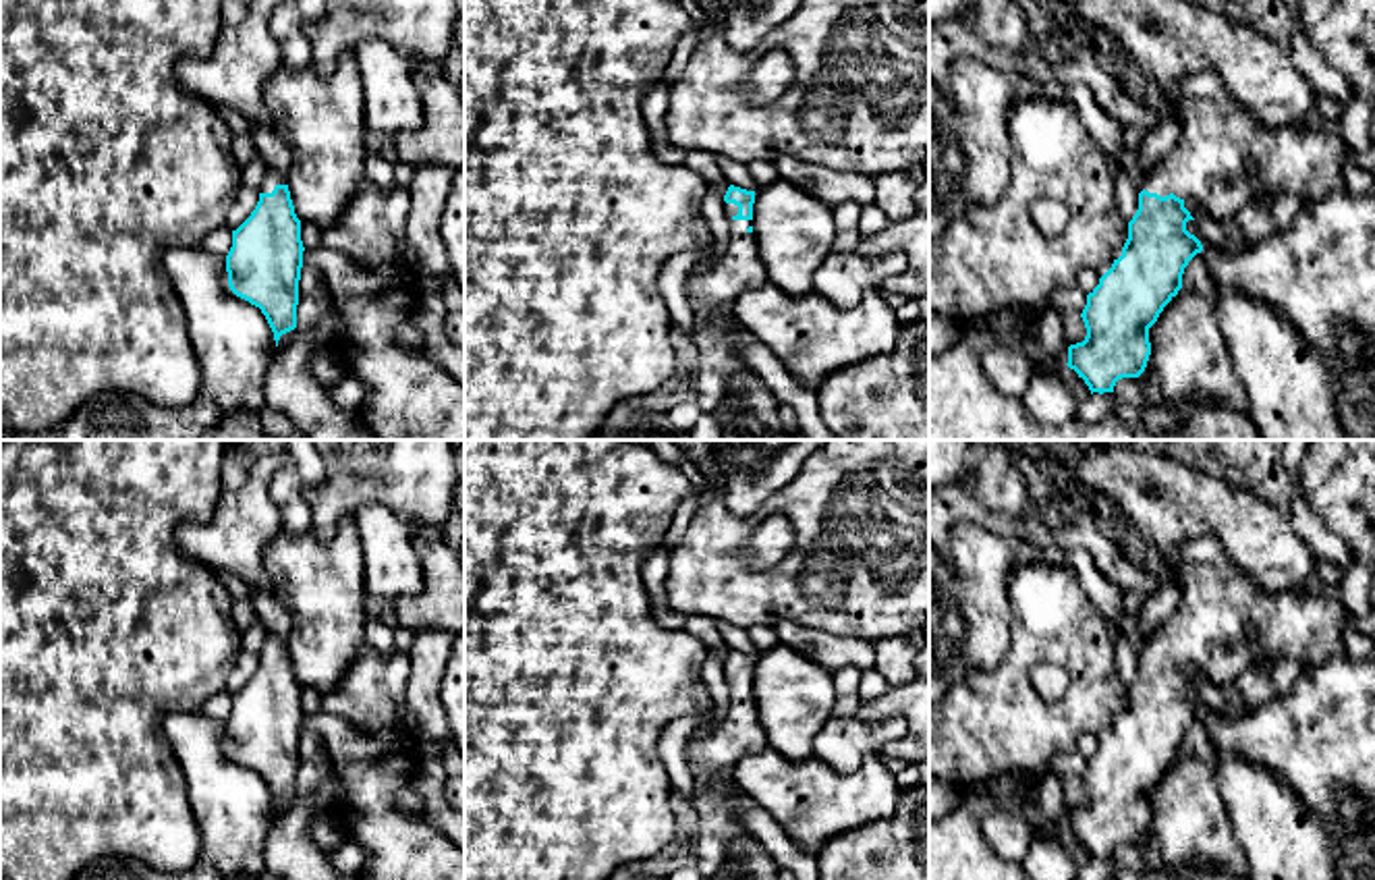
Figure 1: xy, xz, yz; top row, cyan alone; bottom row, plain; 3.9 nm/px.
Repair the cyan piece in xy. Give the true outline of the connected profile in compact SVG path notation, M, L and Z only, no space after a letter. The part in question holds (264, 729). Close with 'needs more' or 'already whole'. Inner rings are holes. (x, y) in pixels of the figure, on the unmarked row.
M268 633L255 675L232 695L226 737L230 755L261 774L276 812L297 793L303 716L288 645Z; needs more

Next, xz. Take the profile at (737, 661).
M730 650L724 677L730 689L726 716L705 737L686 741L686 755L695 772L695 809L699 832L695 861L701 878L713 876L730 847L747 836L740 803L747 795L732 782L732 766L747 753L769 747L753 699L755 656Z; needs more

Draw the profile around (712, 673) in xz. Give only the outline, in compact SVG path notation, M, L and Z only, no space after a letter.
M709 650L701 666L701 681L705 683L713 699L713 714L703 726L695 728L691 737L709 735L715 728L715 724L726 716L730 704L730 689L724 677L724 662L715 658Z

